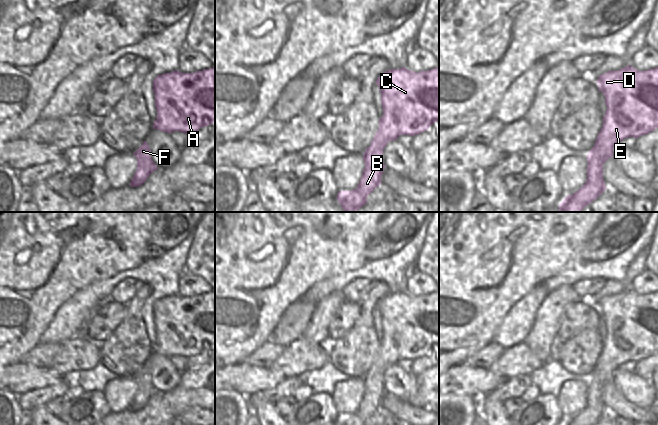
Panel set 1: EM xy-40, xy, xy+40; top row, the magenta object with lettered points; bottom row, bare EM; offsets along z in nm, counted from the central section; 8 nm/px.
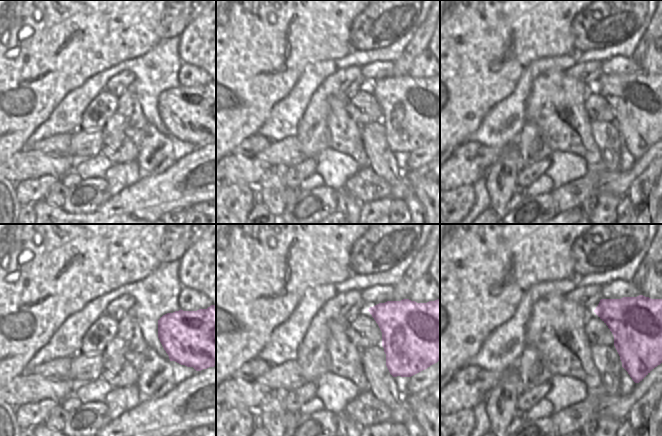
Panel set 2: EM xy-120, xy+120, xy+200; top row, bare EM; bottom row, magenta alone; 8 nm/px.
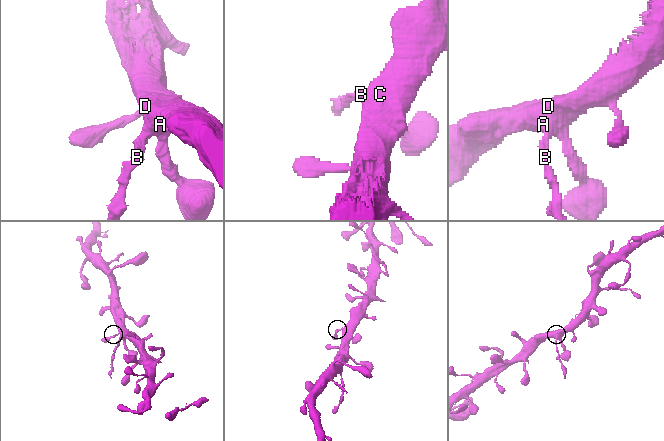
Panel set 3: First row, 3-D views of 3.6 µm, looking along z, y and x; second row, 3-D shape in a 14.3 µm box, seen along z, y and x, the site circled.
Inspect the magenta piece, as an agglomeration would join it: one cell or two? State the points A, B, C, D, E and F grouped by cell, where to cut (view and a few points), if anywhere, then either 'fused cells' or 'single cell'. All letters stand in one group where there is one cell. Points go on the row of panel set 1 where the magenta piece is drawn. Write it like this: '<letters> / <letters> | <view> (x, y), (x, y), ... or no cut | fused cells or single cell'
A C D E / B F | xy+40 (616, 142), (611, 138), (605, 144), (595, 145) | fused cells

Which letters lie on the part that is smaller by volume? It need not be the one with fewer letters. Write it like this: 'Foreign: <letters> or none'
Foreign: B, F

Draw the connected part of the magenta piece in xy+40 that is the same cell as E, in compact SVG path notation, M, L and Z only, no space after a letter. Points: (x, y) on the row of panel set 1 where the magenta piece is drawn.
M628 65L618 71L608 71L599 76L599 91L605 96L607 110L603 126L595 140L595 145L606 145L613 138L616 143L628 138L638 138L658 127L658 67L638 71Z

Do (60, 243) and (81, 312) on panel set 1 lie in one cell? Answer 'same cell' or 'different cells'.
different cells

